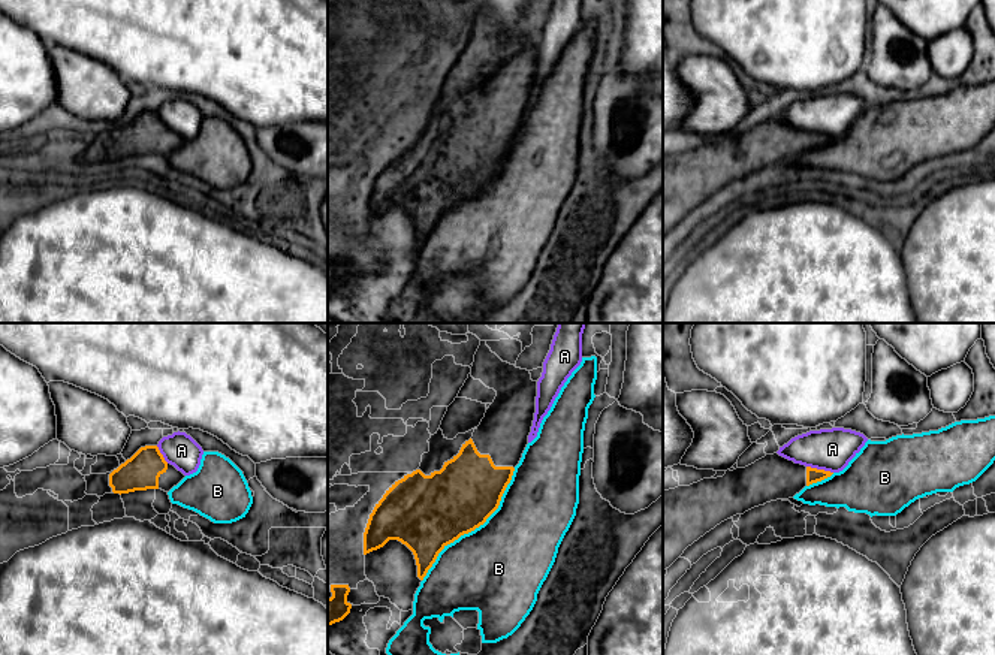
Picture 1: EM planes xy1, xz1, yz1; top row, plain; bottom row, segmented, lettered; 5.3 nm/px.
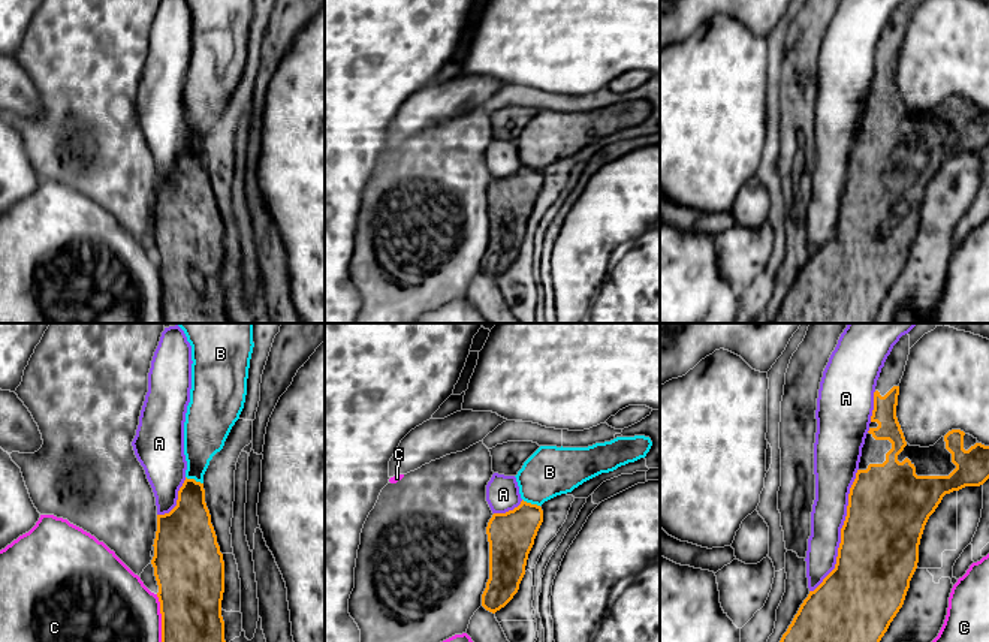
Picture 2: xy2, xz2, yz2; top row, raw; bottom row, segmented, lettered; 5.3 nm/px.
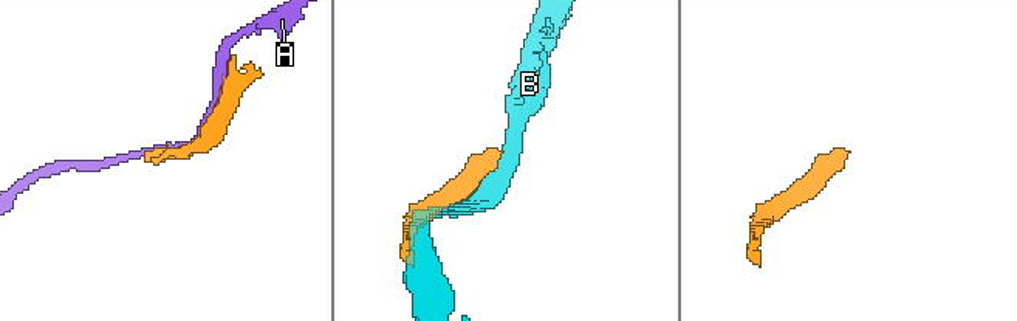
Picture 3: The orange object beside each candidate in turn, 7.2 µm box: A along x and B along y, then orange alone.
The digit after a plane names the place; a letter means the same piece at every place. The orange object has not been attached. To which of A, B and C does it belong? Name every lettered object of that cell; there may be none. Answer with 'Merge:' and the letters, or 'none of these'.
Merge: none of these

